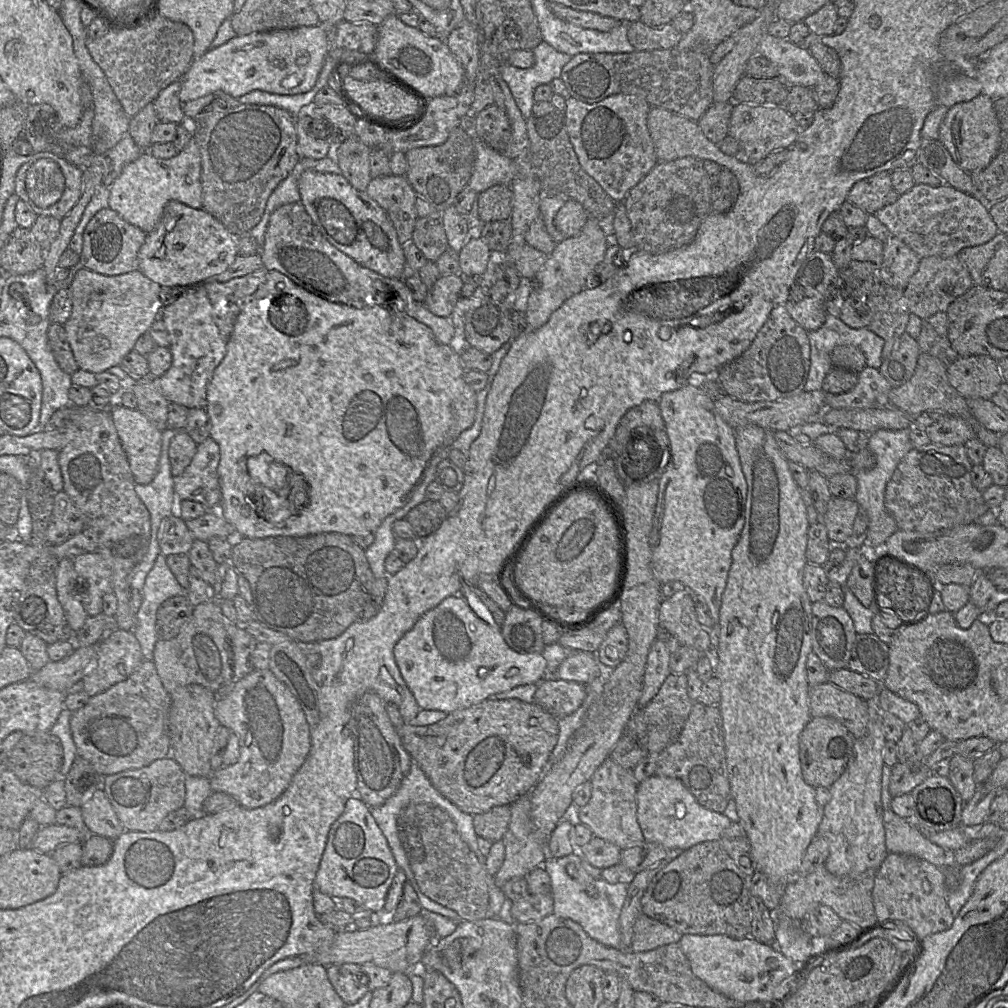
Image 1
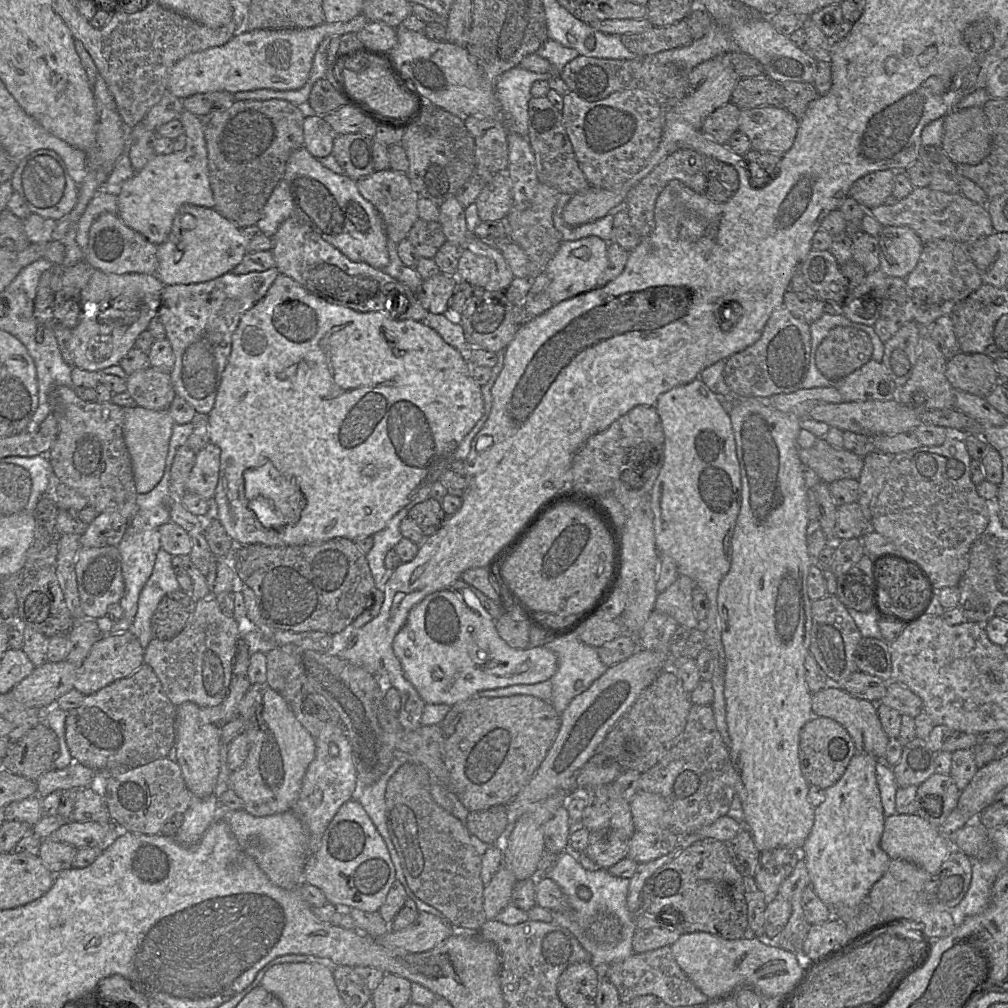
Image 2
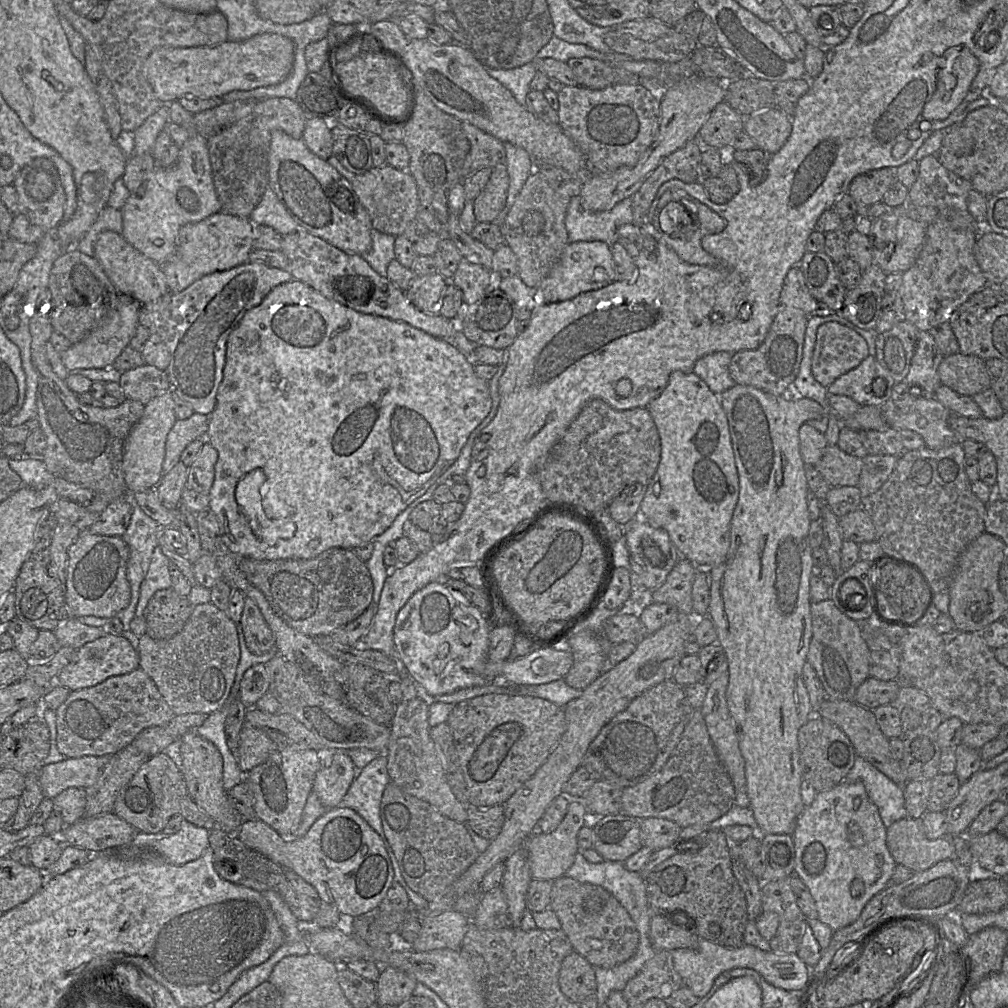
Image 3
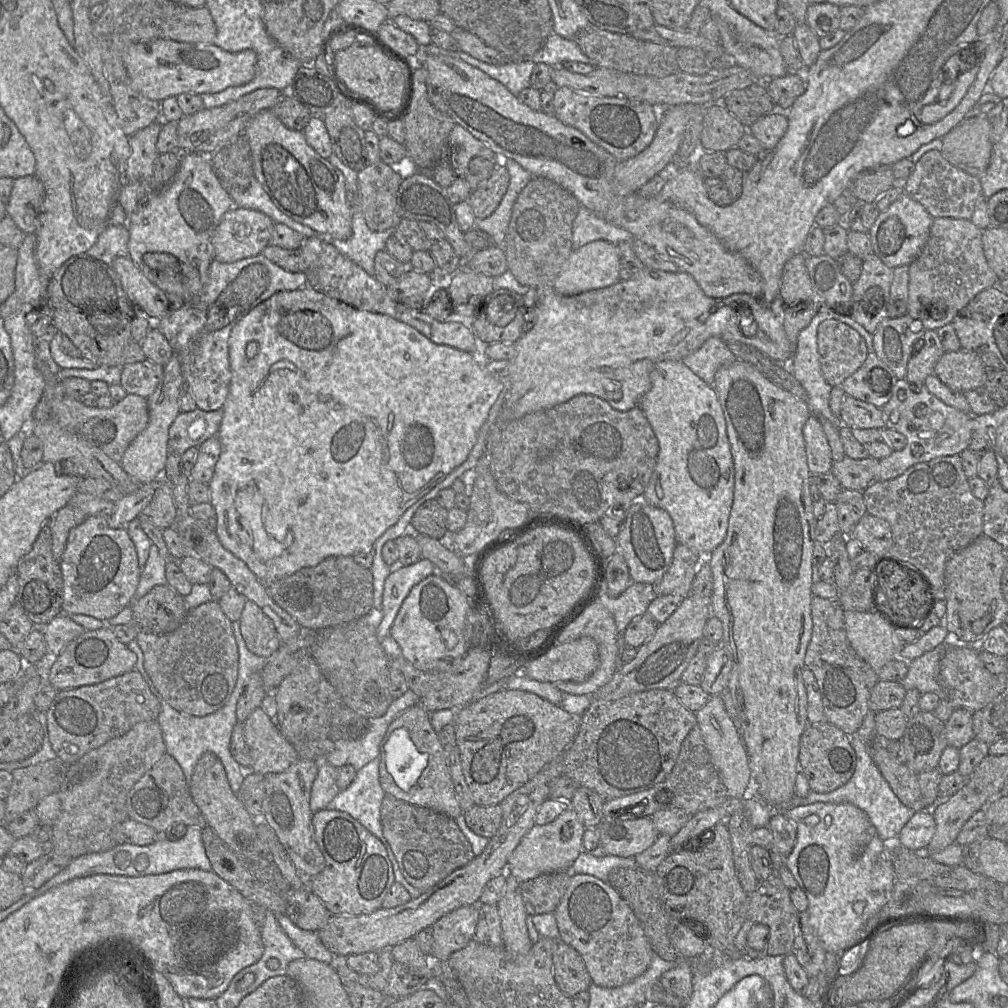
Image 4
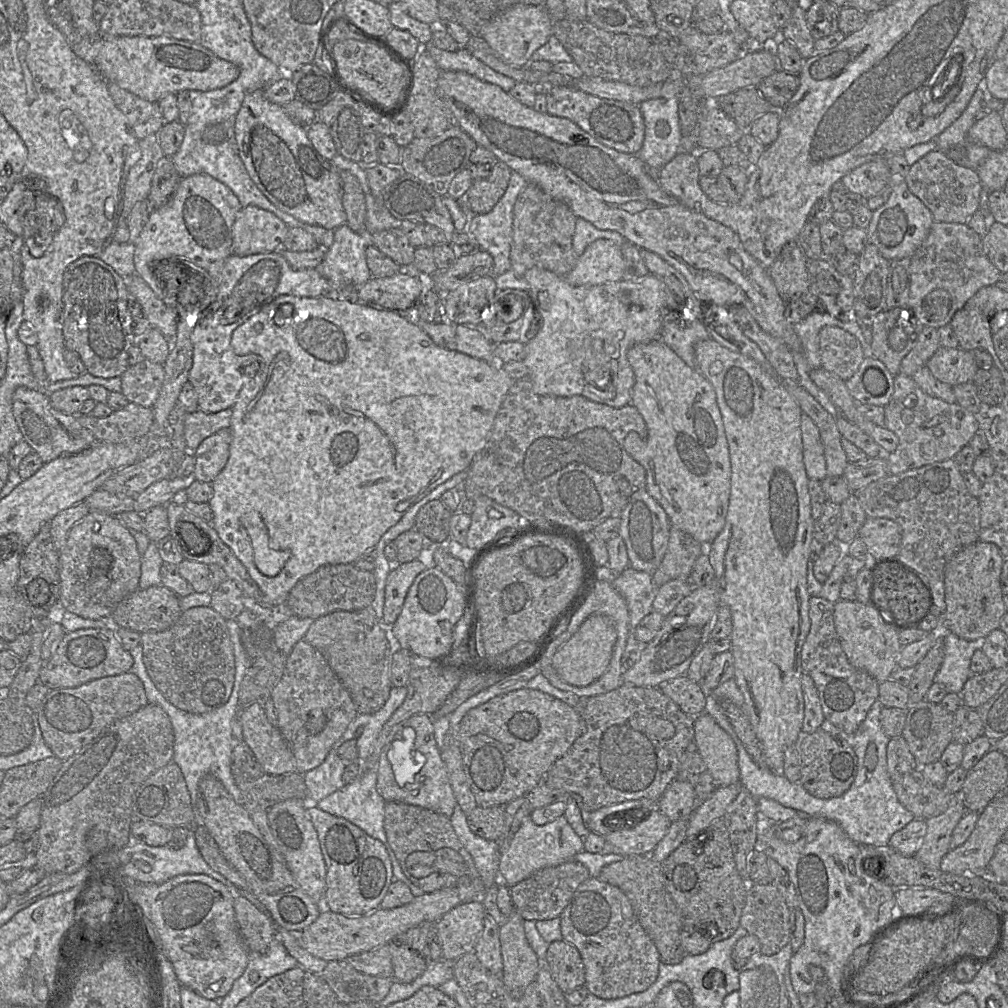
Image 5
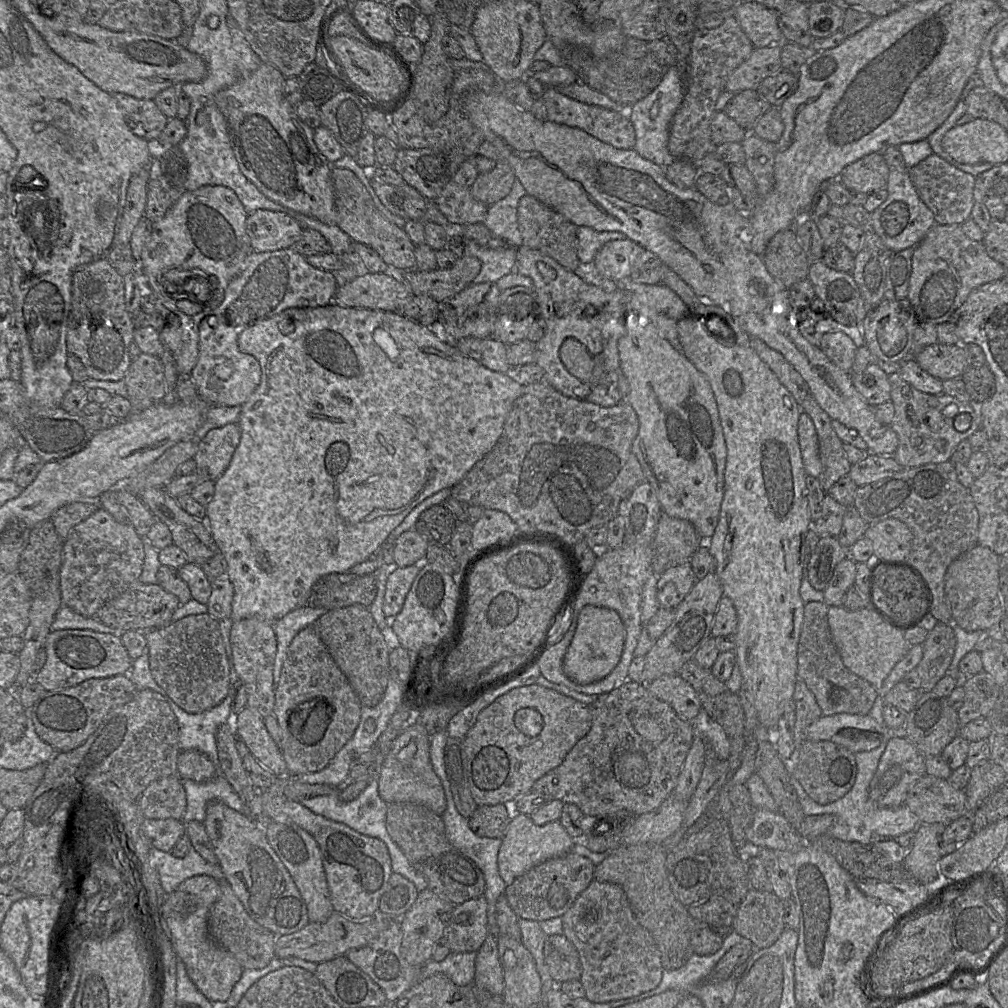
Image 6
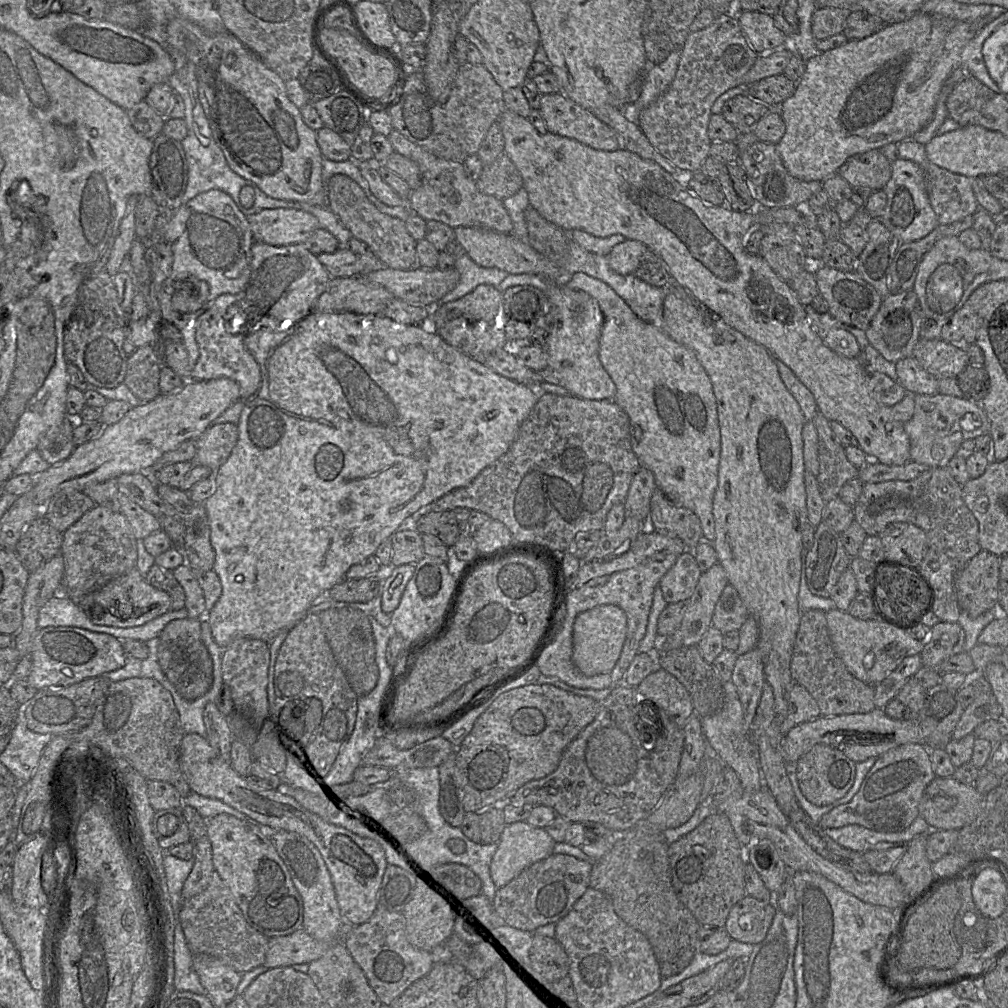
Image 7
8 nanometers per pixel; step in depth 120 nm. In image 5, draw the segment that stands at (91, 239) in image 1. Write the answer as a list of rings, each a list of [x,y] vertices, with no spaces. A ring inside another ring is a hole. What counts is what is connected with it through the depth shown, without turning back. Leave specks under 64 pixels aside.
[[[136,273],[126,278],[128,292],[140,303],[144,318],[151,328],[159,330],[166,339],[173,341],[178,326],[178,313],[159,299],[148,284]]]

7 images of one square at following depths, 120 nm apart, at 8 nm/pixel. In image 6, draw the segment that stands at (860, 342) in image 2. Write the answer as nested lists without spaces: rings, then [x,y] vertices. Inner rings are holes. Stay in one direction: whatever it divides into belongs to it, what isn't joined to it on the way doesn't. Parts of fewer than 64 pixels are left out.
[[[830,332],[823,335],[820,349],[841,370],[851,372],[858,347],[843,332]]]

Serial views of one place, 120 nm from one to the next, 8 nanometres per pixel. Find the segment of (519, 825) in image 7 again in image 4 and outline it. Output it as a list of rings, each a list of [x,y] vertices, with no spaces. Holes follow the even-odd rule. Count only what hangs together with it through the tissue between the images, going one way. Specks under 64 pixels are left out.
[[[571,807],[551,823],[535,824],[509,857],[506,873],[519,882],[525,882],[542,874],[570,870],[583,851],[585,829],[586,827],[580,822],[577,813]]]

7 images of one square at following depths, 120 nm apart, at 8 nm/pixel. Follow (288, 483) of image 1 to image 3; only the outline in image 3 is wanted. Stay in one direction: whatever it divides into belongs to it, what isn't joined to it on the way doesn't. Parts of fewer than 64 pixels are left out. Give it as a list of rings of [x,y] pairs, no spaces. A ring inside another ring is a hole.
[[[255,469],[242,477],[235,490],[235,499],[238,505],[242,508],[247,517],[250,527],[255,536],[261,540],[261,521],[265,519],[256,520],[255,503],[263,501],[262,494],[265,494],[266,475],[261,469]]]

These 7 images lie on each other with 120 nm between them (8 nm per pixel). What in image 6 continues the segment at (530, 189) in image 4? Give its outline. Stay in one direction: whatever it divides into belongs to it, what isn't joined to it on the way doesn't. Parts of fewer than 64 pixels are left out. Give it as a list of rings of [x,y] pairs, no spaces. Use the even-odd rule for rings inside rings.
[[[525,194],[519,201],[517,220],[523,246],[538,250],[572,272],[580,272],[582,265],[577,256],[576,235],[578,226],[528,194]]]

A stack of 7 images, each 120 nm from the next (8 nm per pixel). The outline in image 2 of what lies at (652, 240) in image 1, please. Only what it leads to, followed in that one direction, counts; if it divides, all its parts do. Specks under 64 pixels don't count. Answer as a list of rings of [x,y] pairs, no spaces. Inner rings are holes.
[[[679,149],[668,155],[628,192],[625,199],[627,212],[641,238],[647,237],[653,232],[656,200],[671,180],[679,180],[694,192],[705,194],[708,179],[704,174],[704,156],[691,149]]]

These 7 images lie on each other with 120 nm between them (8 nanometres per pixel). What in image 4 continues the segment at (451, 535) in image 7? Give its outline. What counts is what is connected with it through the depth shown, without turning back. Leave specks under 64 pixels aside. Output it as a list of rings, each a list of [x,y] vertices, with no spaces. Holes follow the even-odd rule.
[[[435,498],[430,499],[414,513],[411,526],[421,535],[439,540],[447,532],[447,515],[448,510],[442,507]]]

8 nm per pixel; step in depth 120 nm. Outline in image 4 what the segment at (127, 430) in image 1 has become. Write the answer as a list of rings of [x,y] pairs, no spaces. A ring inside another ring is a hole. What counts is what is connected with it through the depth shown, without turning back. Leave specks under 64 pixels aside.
[[[173,355],[163,367],[163,377],[156,390],[147,398],[149,421],[146,428],[130,443],[123,454],[121,468],[134,482],[140,484],[157,483],[166,465],[168,456],[168,432],[176,417],[180,414],[179,396],[185,385],[181,365]]]

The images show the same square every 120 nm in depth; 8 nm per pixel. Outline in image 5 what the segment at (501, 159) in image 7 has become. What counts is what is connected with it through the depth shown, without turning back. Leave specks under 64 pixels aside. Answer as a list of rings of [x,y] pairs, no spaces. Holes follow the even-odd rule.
[[[497,161],[491,174],[484,179],[474,180],[464,200],[470,214],[490,212],[506,192],[512,170],[502,161]]]

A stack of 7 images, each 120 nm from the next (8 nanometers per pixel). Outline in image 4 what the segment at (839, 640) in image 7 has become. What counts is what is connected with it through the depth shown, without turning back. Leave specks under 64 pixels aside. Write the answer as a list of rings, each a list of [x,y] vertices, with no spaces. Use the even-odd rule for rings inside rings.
[[[844,611],[847,639],[858,657],[877,673],[897,656],[892,629],[882,618],[869,611]]]

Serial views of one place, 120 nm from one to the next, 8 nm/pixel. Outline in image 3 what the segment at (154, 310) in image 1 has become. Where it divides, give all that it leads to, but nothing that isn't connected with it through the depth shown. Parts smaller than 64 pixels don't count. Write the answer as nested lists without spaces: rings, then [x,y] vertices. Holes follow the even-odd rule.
[[[119,293],[108,306],[108,310],[96,326],[82,341],[74,343],[60,357],[65,367],[71,372],[75,369],[103,369],[113,367],[114,361],[129,345],[137,326],[142,304],[133,297]]]

